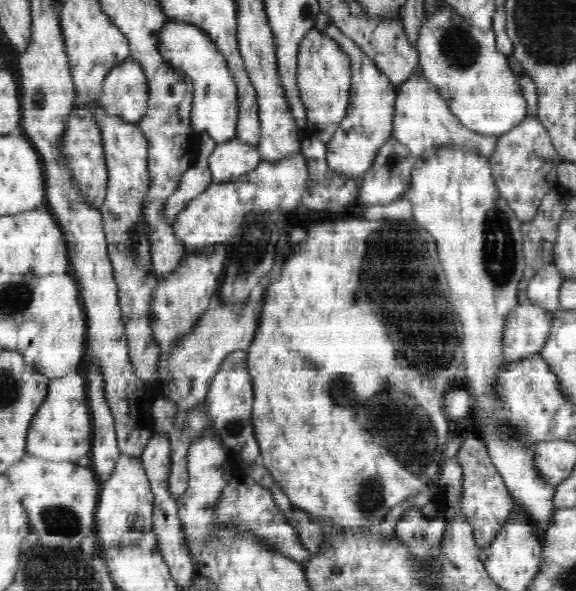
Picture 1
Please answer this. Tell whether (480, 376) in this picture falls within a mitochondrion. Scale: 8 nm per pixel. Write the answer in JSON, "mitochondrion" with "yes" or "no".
{"mitochondrion":"no"}

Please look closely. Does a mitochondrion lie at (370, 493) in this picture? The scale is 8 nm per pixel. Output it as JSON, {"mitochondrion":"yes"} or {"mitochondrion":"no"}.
{"mitochondrion":"yes"}

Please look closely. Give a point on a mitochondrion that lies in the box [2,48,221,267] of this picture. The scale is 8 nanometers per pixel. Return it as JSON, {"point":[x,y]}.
{"point":[133,232]}

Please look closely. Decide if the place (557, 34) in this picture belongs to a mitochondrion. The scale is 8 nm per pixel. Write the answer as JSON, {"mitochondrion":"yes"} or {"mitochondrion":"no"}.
{"mitochondrion":"yes"}

